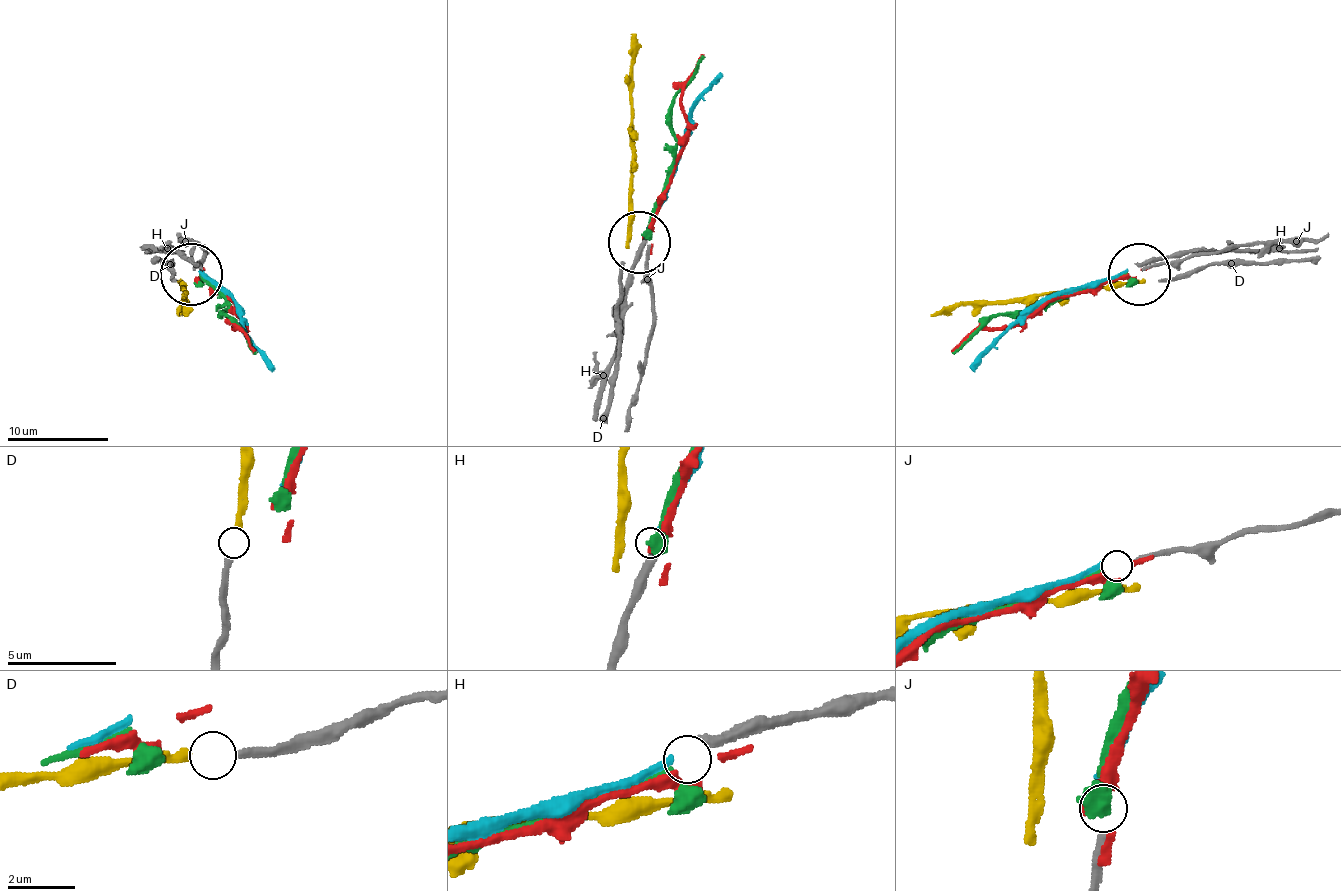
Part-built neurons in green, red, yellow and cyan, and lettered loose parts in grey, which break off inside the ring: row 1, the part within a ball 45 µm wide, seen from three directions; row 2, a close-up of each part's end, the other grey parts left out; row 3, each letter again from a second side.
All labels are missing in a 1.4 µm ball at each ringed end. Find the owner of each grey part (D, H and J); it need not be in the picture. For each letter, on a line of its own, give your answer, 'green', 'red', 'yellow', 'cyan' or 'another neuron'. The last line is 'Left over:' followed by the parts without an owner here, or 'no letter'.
D: yellow
H: cyan
J: green
Left over: no letter

